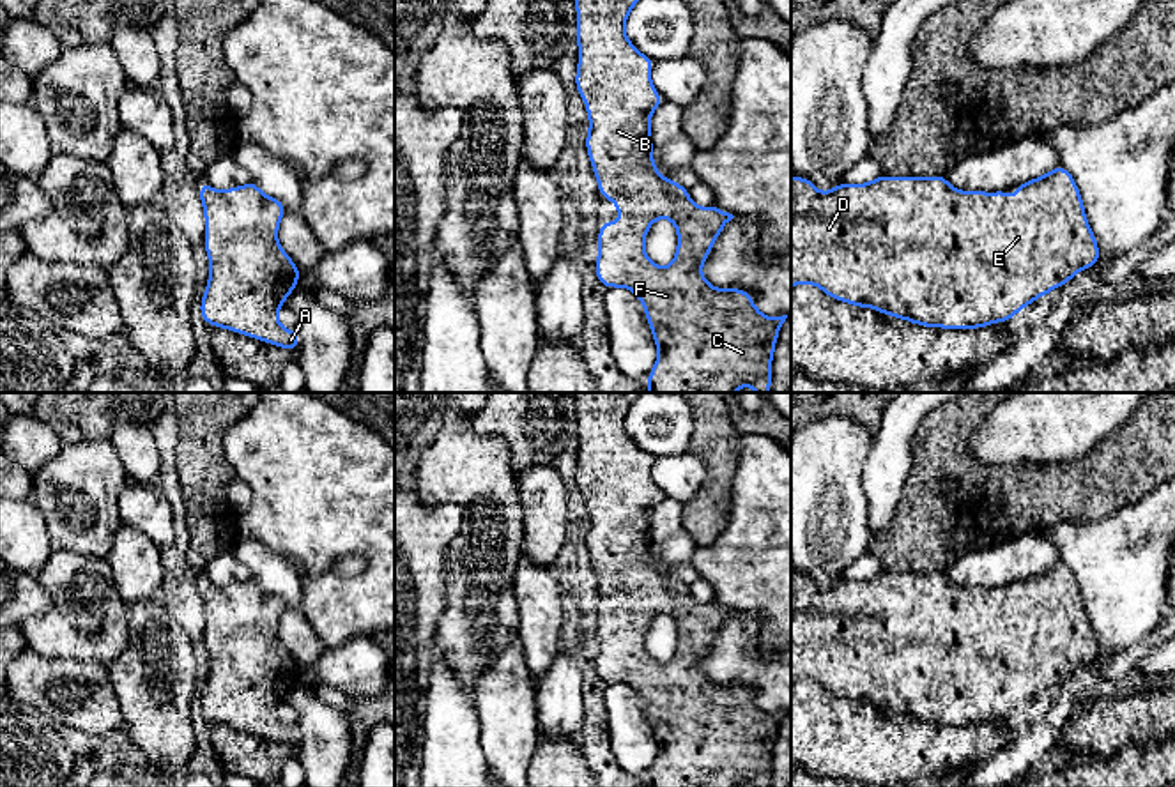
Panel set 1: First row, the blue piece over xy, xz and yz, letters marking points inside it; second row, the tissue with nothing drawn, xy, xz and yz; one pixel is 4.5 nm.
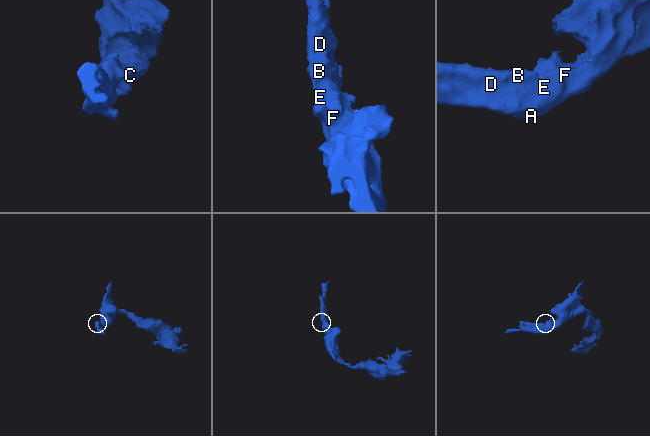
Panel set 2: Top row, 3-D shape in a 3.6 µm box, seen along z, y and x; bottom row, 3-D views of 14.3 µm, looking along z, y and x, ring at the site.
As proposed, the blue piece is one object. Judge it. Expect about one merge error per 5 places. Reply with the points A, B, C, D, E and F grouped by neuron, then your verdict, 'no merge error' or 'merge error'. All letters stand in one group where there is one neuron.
A B C D E F | no merge error

